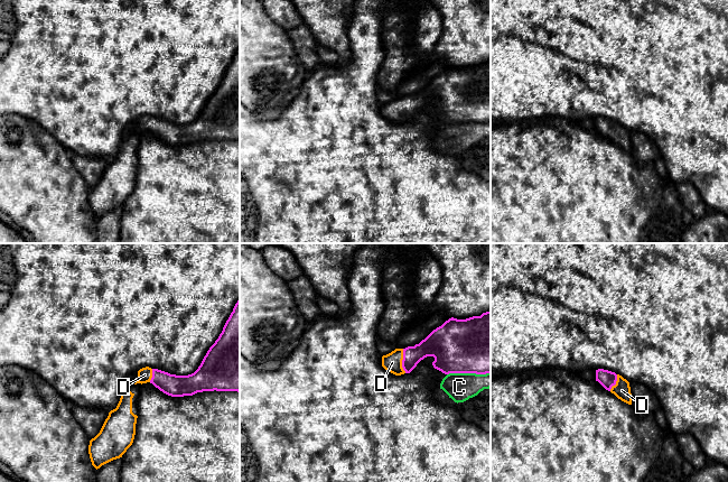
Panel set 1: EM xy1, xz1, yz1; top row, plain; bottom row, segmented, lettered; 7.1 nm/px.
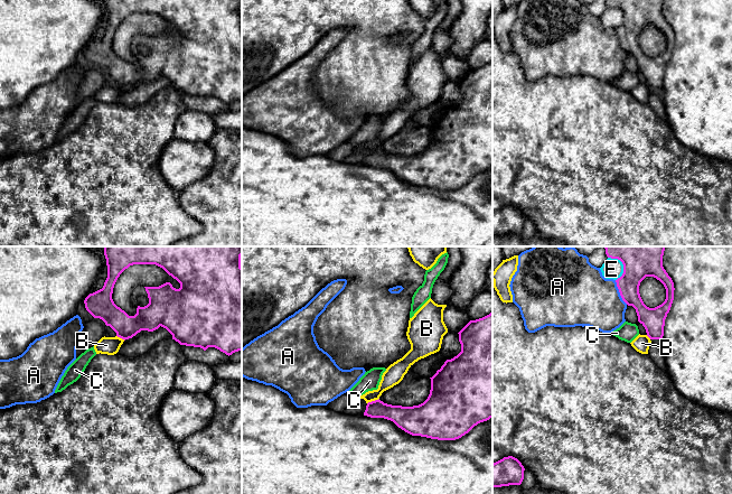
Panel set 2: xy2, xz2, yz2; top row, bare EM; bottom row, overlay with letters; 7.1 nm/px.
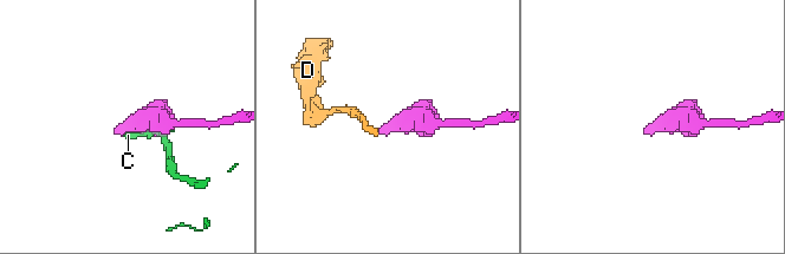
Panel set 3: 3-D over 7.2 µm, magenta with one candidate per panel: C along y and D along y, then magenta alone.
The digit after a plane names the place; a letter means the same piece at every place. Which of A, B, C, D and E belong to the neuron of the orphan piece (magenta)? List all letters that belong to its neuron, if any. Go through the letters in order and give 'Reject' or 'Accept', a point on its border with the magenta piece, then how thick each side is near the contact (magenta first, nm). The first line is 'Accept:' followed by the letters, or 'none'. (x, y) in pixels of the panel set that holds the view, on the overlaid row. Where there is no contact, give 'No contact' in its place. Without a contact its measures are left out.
Accept: D
A: Reject. Touches magenta at yz2 (619, 291). Thickness 220 nm (magenta) against 400 nm
B: Reject. Touches magenta at xz2 (373, 401). Thickness 160 nm (magenta) against 140 nm
C: Reject. Touches magenta at xz1 (468, 372). Thickness 420 nm (magenta) against 200 nm
D: Accept. Touches magenta at xz1 (402, 361). Thickness 160 nm (magenta) against 140 nm
E: Reject. Touches magenta at yz2 (622, 263). Thickness 340 nm (magenta) against 140 nm

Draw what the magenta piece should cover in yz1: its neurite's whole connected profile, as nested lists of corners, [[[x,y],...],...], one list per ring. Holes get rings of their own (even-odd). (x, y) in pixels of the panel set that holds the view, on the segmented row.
[[[598,369],[596,370],[596,381],[622,401],[632,405],[629,382],[622,376],[608,370]]]

